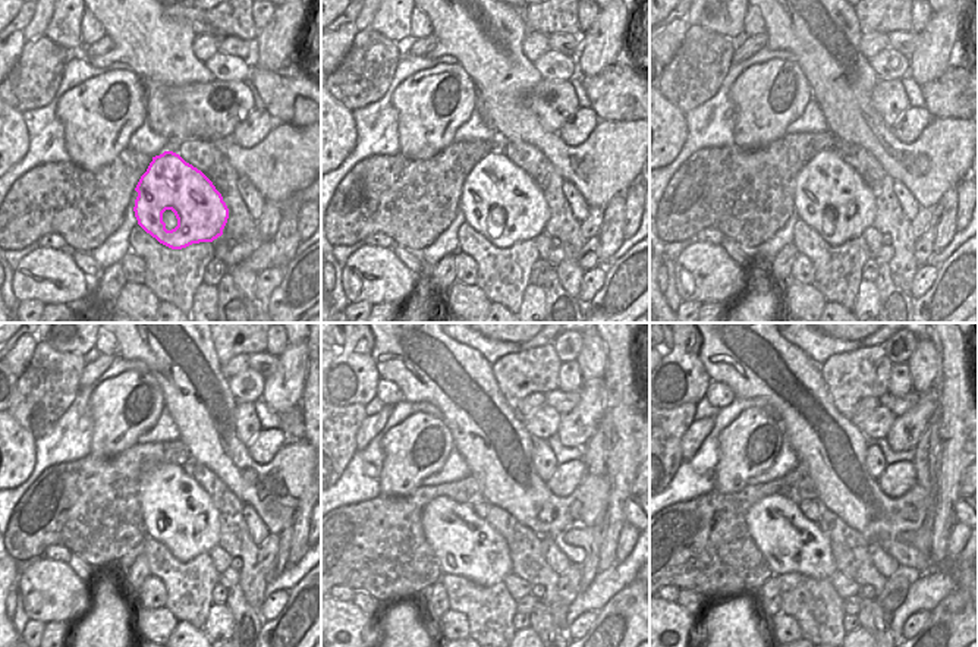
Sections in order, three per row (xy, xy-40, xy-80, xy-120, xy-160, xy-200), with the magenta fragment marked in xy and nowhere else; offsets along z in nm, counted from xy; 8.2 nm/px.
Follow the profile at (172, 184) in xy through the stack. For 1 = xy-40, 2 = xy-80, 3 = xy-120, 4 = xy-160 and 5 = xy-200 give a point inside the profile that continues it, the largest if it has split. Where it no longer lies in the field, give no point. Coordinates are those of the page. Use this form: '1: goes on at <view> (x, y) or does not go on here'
1: goes on at xy-40 (496, 182)
2: goes on at xy-80 (826, 181)
3: goes on at xy-120 (140, 539)
4: goes on at xy-160 (465, 545)
5: goes on at xy-200 (789, 542)

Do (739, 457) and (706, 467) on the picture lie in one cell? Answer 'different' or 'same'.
different

